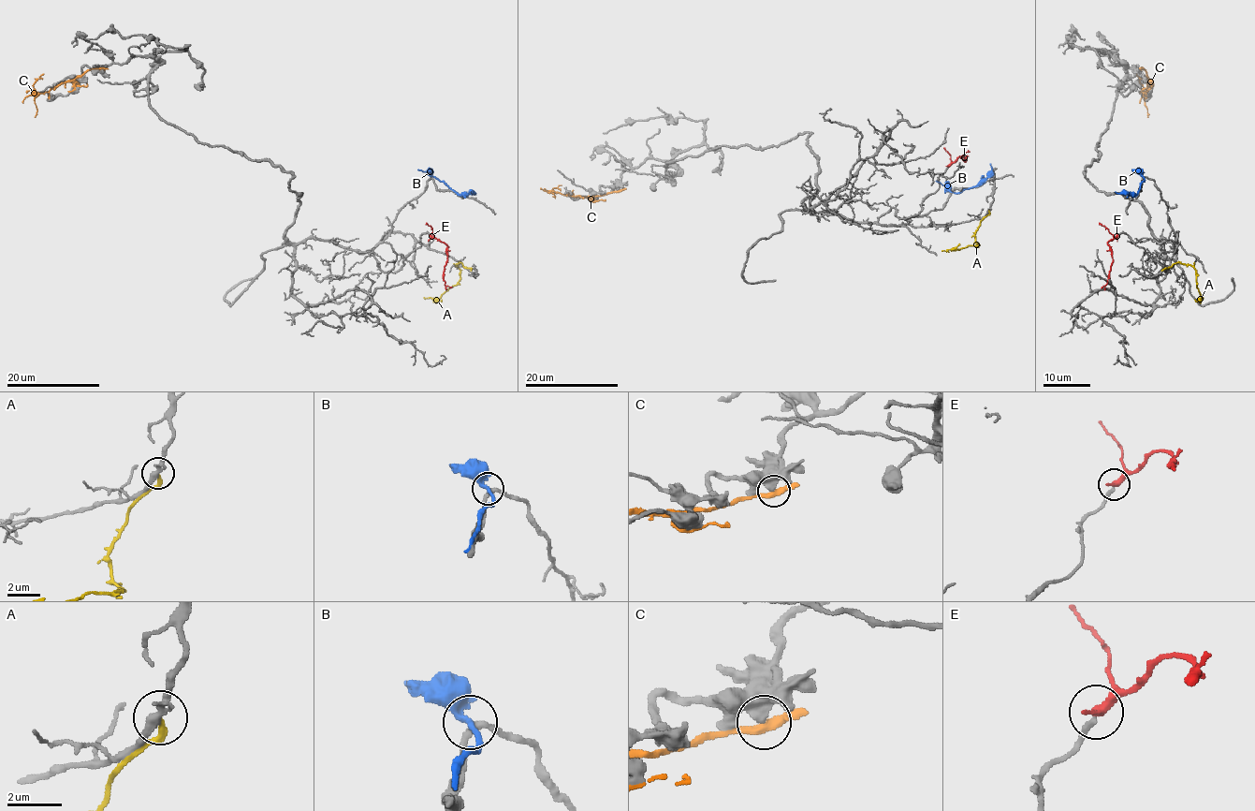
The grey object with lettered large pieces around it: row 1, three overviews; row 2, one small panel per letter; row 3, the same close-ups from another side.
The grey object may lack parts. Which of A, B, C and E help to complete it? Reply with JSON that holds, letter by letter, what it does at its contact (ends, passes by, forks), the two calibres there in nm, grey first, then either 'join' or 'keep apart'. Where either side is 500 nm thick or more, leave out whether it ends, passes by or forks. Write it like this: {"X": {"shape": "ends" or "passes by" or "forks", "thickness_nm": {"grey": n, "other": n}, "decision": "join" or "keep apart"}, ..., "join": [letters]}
{"A": {"shape": "ends", "thickness_nm": {"grey": 220, "other": 240}, "decision": "keep apart"}, "B": {"shape": "passes by", "thickness_nm": {"grey": 240, "other": 280}, "decision": "keep apart"}, "C": {"thickness_nm": {"grey": 550, "other": 320}, "decision": "keep apart"}, "E": {"shape": "passes by", "thickness_nm": {"grey": 190, "other": 240}, "decision": "join"}, "join": ["E"]}

